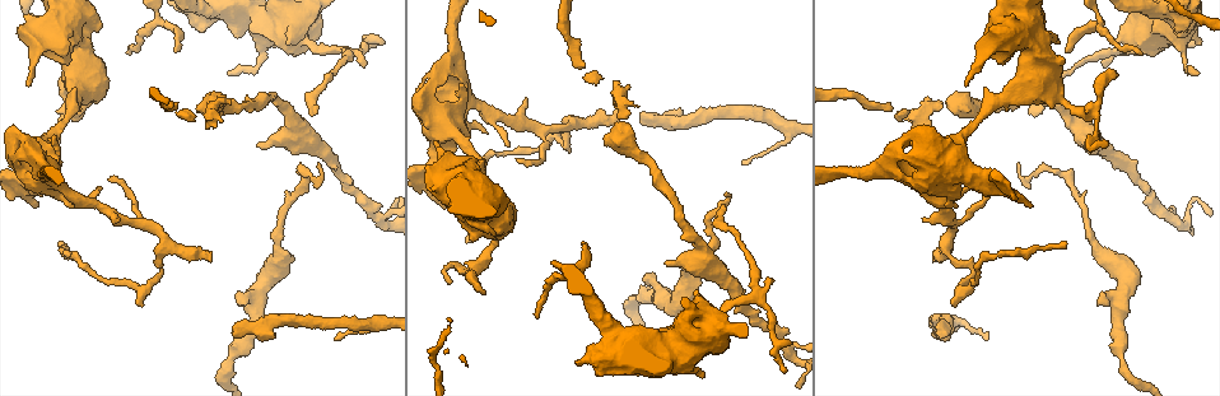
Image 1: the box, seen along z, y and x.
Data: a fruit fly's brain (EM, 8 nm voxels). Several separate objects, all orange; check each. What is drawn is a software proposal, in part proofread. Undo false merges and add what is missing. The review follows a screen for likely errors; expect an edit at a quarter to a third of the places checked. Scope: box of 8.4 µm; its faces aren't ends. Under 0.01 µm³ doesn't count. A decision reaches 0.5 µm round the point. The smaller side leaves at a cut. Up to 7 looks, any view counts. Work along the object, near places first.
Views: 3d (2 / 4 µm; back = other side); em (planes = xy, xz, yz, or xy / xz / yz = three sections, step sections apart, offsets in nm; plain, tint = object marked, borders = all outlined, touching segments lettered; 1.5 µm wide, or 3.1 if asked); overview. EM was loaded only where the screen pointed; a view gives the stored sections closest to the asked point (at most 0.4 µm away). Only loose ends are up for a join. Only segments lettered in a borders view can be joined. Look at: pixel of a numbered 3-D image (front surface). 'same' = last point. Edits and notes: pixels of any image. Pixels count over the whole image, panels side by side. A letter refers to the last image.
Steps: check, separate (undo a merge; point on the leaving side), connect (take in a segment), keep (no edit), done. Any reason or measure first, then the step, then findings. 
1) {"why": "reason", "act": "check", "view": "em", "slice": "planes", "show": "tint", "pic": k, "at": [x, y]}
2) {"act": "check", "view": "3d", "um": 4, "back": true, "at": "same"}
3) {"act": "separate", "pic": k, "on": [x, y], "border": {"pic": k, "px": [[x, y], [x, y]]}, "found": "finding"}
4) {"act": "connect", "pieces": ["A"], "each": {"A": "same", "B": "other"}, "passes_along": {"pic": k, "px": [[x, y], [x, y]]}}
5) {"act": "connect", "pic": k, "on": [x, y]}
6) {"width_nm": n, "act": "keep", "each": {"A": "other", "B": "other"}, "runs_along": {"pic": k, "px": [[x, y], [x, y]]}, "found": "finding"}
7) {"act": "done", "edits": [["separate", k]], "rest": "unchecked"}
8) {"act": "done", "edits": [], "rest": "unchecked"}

{"why": "thick end", "act": "check", "view": "em", "slice": "xz", "step": 4, "show": "borders", "pic": 1, "at": [646, 276]}

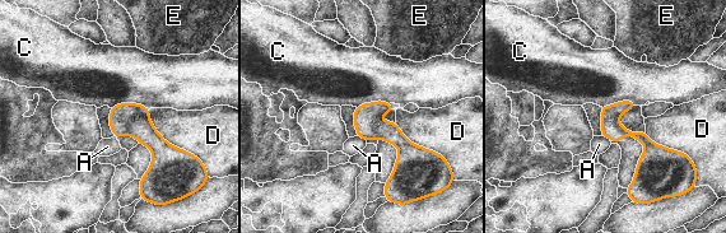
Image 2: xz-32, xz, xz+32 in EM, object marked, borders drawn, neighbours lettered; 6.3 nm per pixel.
{"act": "keep", "each": {"A": "other", "C": "other", "D": "other", "E": "other"}, "runs_along": {"pic": 2, "px": [[366, 106], [404, 147], [390, 182]]}, "found": "no lettered segment goes on from it"}

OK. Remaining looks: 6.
{"why": "free end", "act": "check", "view": "em", "slice": "planes", "show": "borders", "pic": 1, "at": [1066, 241]}

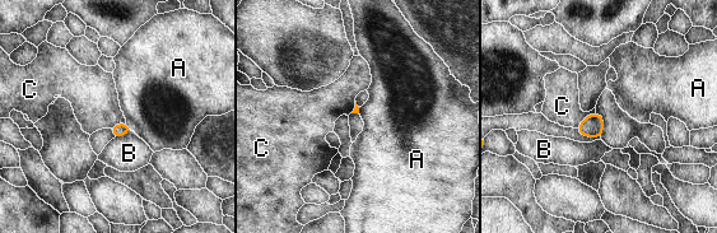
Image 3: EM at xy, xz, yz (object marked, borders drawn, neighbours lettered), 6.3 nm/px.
{"act": "keep", "each": {"A": "other", "B": "other", "C": "other"}, "border": {"pic": 3, "px": [[595, 112], [586, 116], [576, 127]]}, "found": "no lettered segment goes on from it"}

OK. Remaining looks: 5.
{"why": "branch stops here", "act": "check", "view": "em", "slice": "xz", "step": 8, "show": "borders", "pic": 1, "at": [784, 369]}

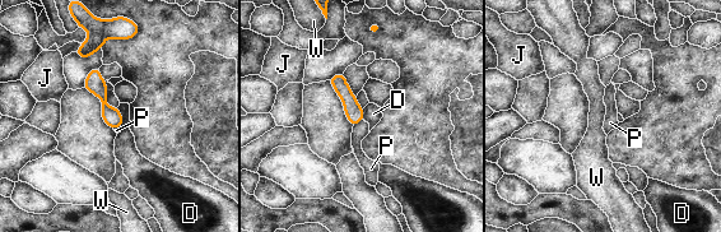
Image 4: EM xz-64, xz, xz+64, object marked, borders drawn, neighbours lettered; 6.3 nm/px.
{"longest_contact_nm": ["D", 130], "act": "keep", "each": {"D": "other", "J": "other", "P": "other", "W": "other"}, "runs_along": {"pic": 4, "px": [[93, 72], [94, 83], [115, 125]]}, "found": "no lettered segment goes on from it"}

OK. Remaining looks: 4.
{"act": "done", "edits": [], "rest": "unchecked"}

